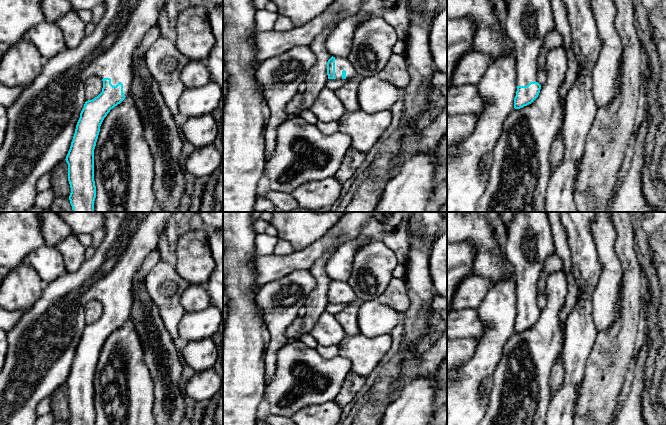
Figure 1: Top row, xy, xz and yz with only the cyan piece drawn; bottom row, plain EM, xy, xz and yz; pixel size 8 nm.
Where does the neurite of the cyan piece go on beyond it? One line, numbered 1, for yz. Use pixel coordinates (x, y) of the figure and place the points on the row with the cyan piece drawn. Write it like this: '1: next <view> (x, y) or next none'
1: next yz (527, 22)

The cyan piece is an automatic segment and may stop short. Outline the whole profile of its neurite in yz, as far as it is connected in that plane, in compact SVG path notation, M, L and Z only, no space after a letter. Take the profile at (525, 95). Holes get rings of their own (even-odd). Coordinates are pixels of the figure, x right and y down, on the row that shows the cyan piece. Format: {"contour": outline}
{"contour": "M509 0L507 15L504 19L505 31L513 44L516 59L517 91L514 108L520 109L531 104L539 95L541 85L538 83L538 57L543 54L546 35L555 28L550 0Z"}

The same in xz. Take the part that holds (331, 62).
{"contour": "M331 57L327 62L328 79L355 78L358 74L347 58Z"}

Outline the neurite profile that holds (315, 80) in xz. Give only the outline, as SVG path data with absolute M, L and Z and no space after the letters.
M332 23L323 29L309 45L312 52L316 55L316 63L309 70L305 77L306 90L302 94L301 109L294 115L299 116L304 110L310 109L321 90L328 81L327 62L332 57L328 52L325 41L332 32L336 24Z

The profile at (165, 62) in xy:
M162 33L148 49L145 59L152 76L159 84L166 105L181 124L185 118L178 110L178 100L186 87L180 75L189 60Z

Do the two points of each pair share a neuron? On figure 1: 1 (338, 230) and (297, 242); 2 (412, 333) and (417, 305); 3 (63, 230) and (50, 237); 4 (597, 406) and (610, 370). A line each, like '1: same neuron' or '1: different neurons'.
1: different neurons
2: same neuron
3: same neuron
4: same neuron

